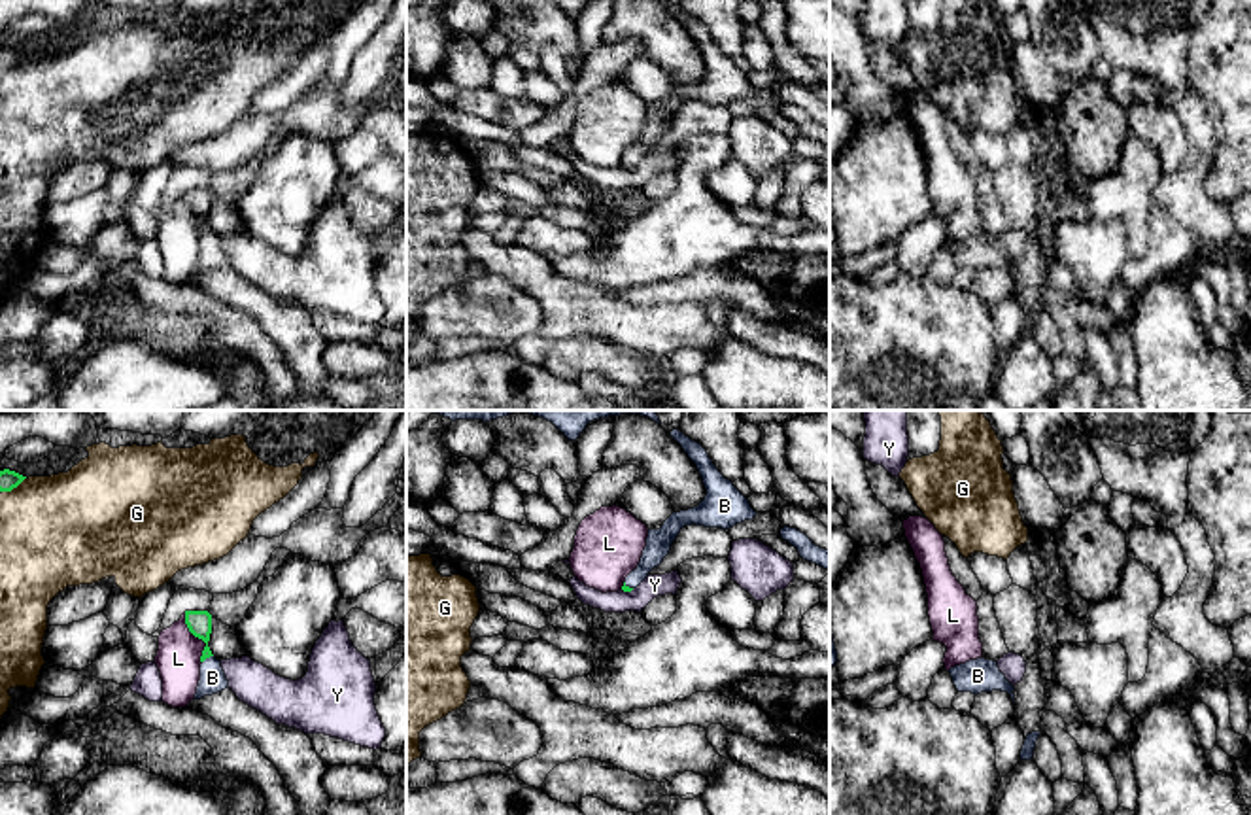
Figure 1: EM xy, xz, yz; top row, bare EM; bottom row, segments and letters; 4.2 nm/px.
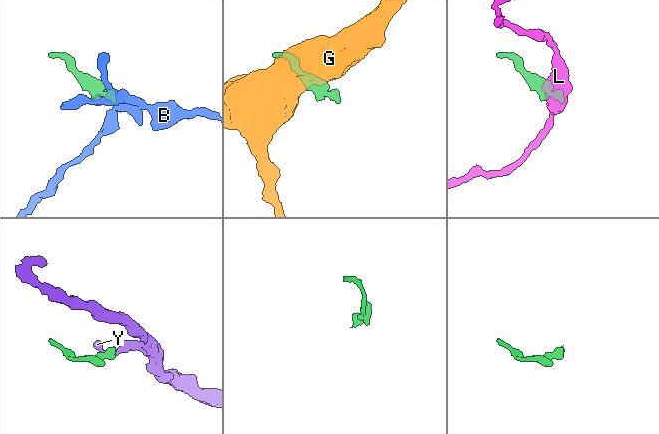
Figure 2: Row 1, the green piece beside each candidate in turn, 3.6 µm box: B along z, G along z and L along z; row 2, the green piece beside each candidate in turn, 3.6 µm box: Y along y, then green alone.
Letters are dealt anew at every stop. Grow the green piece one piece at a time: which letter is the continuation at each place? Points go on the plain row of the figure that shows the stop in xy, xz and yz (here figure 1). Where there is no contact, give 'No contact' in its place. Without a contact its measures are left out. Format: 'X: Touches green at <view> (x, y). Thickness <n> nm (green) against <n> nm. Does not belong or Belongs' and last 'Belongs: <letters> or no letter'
B: Touches green at xy (206, 233). Thickness 110 nm (green) against 110 nm. Belongs
G: Touches green at xy (14, 63). Thickness 80 nm (green) against 460 nm. Does not belong
L: Touches green at xy (199, 214). Thickness 110 nm (green) against 190 nm. Does not belong
Y: Touches green at xz (628, 167). Thickness 30 nm (green) against 100 nm. Does not belong
Belongs: B

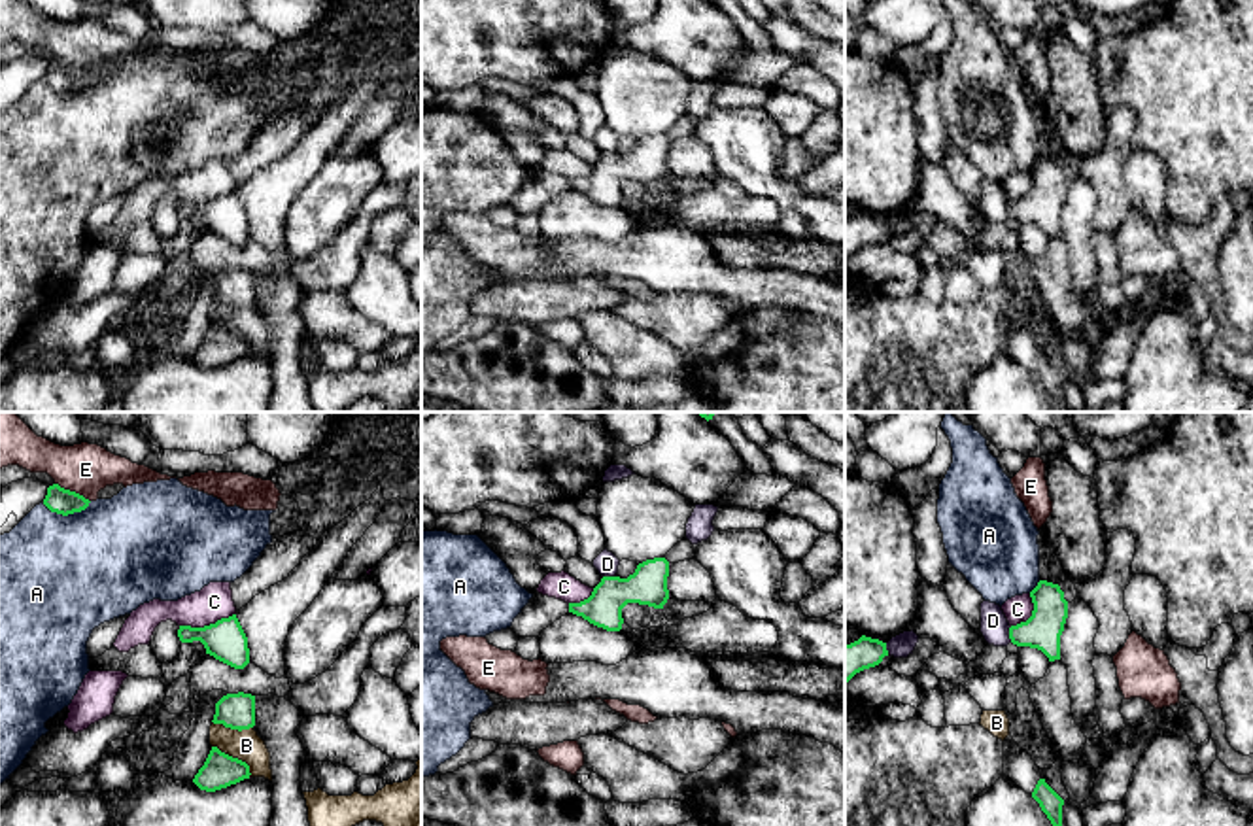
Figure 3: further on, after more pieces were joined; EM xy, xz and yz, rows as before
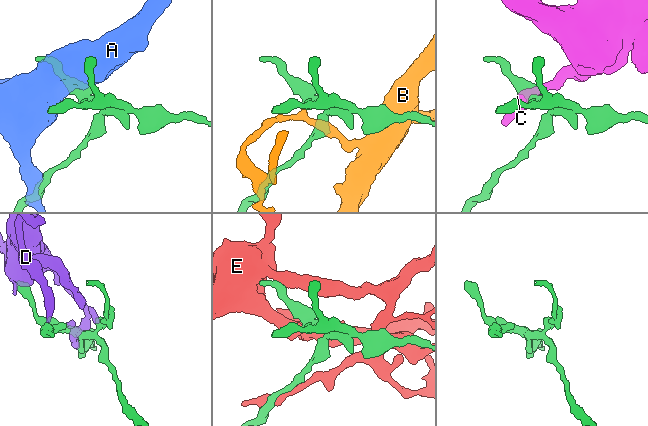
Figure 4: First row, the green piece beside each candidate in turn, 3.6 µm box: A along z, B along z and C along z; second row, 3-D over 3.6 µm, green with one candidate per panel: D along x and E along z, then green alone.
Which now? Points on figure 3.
A: Touches green at xy (67, 91). Thickness 110 nm (green) against 500 nm. Does not belong
B: Touches green at xy (235, 335). Thickness 150 nm (green) against 140 nm. Does not belong
C: Touches green at xy (206, 203). Thickness 170 nm (green) against 160 nm. Does not belong
D: Touches green at yz (1010, 210). Thickness 160 nm (green) against 120 nm. Does not belong
E: Touches green at xy (72, 68). Thickness 110 nm (green) against 220 nm. Does not belong
Belongs: no letter

